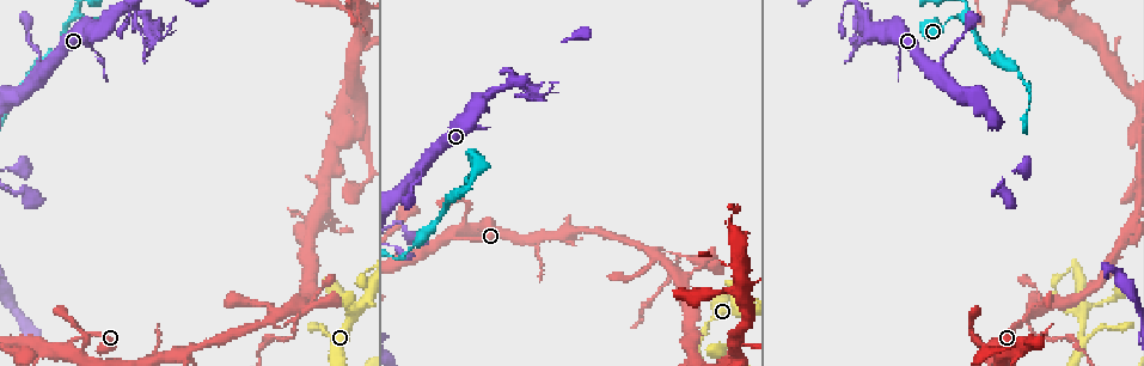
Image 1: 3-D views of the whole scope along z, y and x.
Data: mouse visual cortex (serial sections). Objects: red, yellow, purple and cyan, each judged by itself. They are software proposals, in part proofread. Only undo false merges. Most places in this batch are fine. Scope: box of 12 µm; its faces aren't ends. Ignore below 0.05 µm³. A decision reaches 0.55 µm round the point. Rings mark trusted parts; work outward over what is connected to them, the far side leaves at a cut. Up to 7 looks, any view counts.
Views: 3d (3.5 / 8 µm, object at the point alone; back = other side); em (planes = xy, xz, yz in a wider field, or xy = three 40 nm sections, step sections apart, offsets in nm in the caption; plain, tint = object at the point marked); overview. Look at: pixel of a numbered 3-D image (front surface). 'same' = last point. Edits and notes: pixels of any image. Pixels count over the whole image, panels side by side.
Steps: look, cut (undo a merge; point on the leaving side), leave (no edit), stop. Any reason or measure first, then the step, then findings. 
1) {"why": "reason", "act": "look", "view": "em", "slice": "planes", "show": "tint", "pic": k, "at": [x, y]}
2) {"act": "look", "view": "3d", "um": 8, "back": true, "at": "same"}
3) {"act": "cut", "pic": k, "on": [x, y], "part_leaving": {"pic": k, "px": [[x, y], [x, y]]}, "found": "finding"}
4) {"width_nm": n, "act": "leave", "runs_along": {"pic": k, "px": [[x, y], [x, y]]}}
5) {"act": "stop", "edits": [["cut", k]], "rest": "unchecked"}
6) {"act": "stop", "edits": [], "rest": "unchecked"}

{"why": "three arms meet", "act": "look", "view": "3d", "um": 3.5, "pic": 1, "at": [962, 12]}

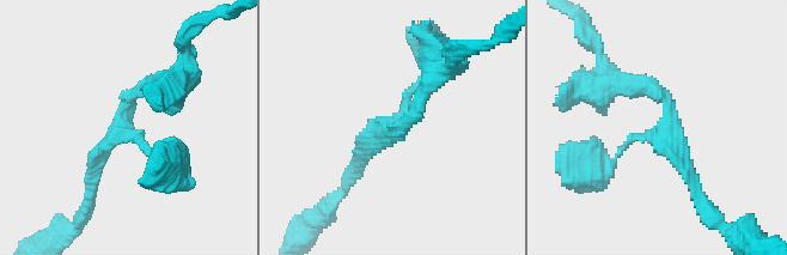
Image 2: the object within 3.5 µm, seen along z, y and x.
{"arms": 3, "arm_widths_nm": [100, 200, 200], "act": "look", "view": "em", "slice": "xy", "step": 2, "show": "tint", "pic": 2, "at": [116, 132]}

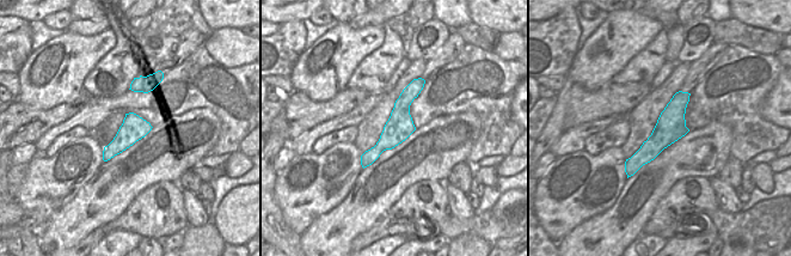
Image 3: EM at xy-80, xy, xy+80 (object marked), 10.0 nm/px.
{"act": "leave", "runs_along": {"pic": 2, "px": [[426, 78], [355, 161]]}, "found": "continuous, no second cell"}

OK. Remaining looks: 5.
{"why": "sharp bend", "act": "look", "view": "3d", "um": 8, "pic": 1, "at": [1022, 320]}

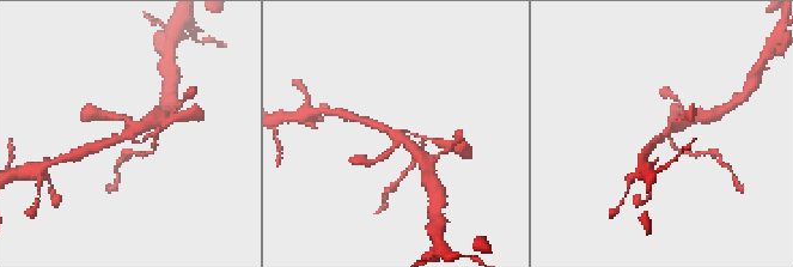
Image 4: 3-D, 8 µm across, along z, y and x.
{"act": "look", "view": "3d", "um": 3.5, "pic": 4, "at": [131, 134]}

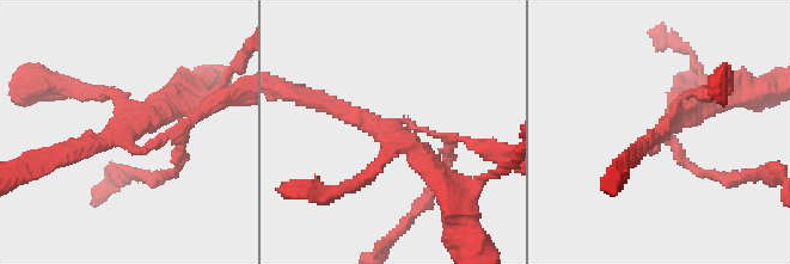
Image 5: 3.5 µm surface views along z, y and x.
{"arms": 4, "arm_widths_nm": [100, 150, 250, 250], "why": "now the EM", "act": "look", "view": "em", "slice": "xy", "step": 5, "show": "tint", "pic": 5, "at": [660, 134]}

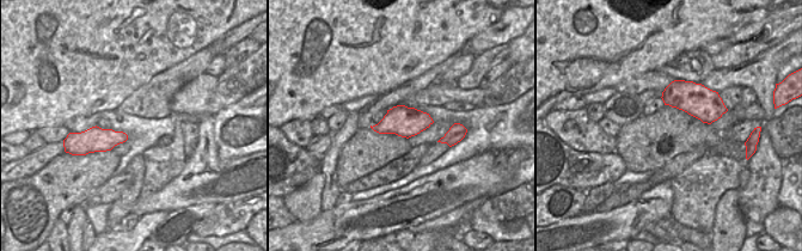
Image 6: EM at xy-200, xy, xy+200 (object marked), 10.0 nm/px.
{"width_nm": 300, "act": "leave", "runs_along": {"pic": 5, "px": [[323, 104], [399, 134], [444, 180]]}, "found": "continuous, no second cell"}

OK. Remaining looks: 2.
{"why": "sharp bend", "act": "look", "view": "3d", "um": 3.5, "pic": 1, "at": [704, 266]}

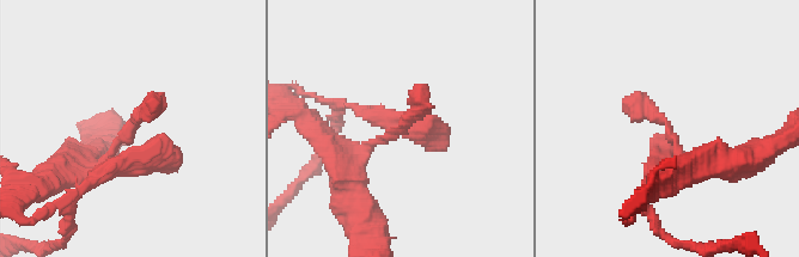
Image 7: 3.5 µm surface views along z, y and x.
{"why": "shape alone is not enough", "act": "look", "view": "em", "slice": "xy", "step": 2, "show": "tint", "pic": 7, "at": [394, 135]}

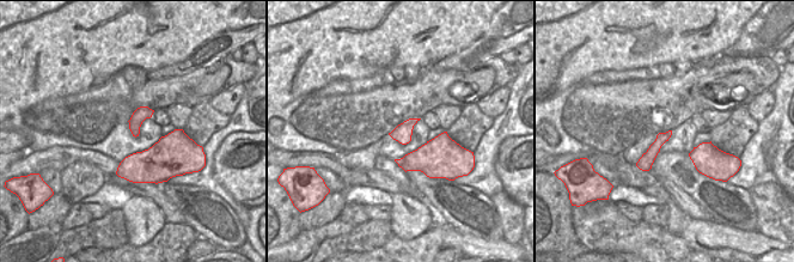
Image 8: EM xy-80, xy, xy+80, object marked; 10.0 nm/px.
{"act": "leave", "runs_along": {"pic": 7, "px": [[335, 161], [402, 128], [446, 150]]}, "found": "all the same cell"}

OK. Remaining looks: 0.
{"act": "stop", "edits": [], "rest": "unchecked"}

